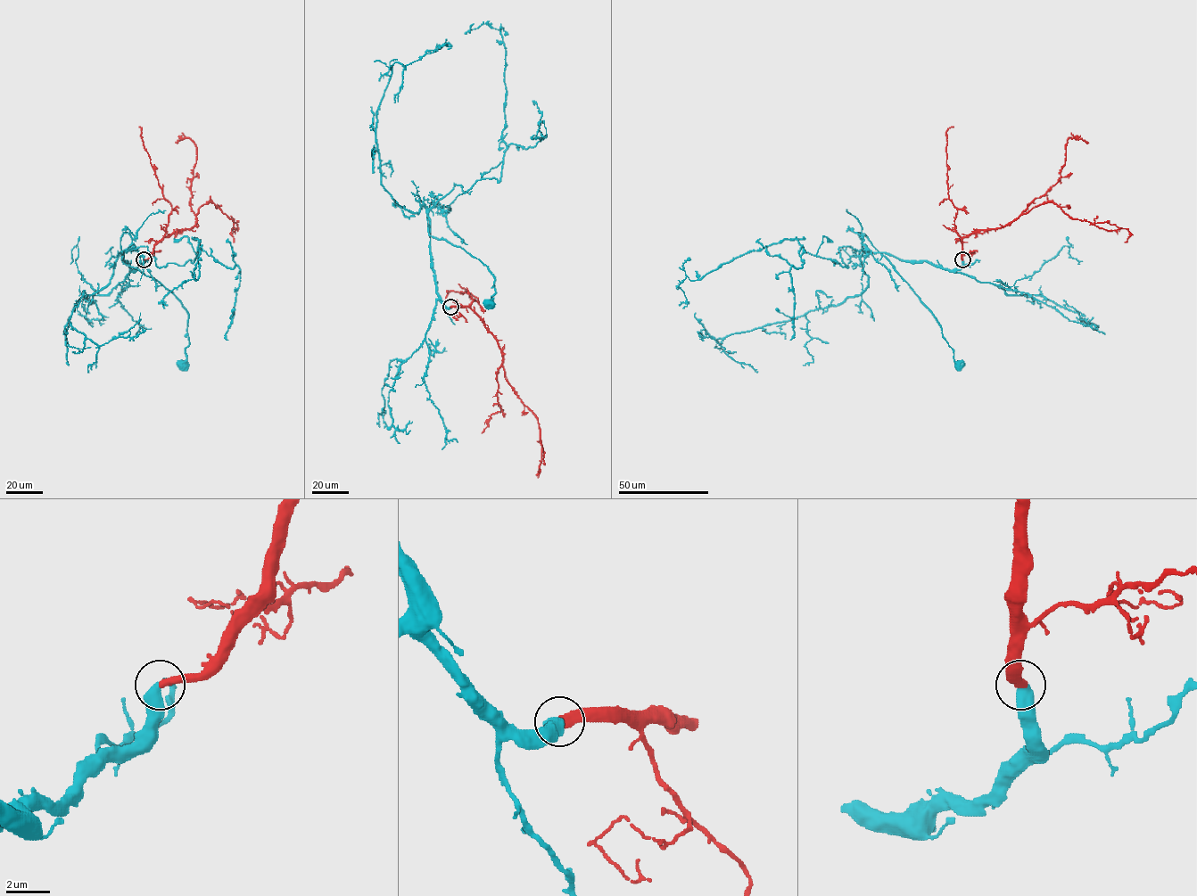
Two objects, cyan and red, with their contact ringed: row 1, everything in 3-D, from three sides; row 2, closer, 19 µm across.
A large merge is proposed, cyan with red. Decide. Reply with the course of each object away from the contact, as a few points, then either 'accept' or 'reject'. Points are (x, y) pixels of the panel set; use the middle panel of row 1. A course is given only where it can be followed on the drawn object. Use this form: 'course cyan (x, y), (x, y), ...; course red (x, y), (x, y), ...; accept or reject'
course cyan (450, 307), (432, 267), (432, 202), (428, 234), (487, 267), (490, 302); course red (450, 307), (468, 307), (495, 338), (502, 352), (505, 377), (538, 420), (542, 448), (538, 474), (540, 470); accept

